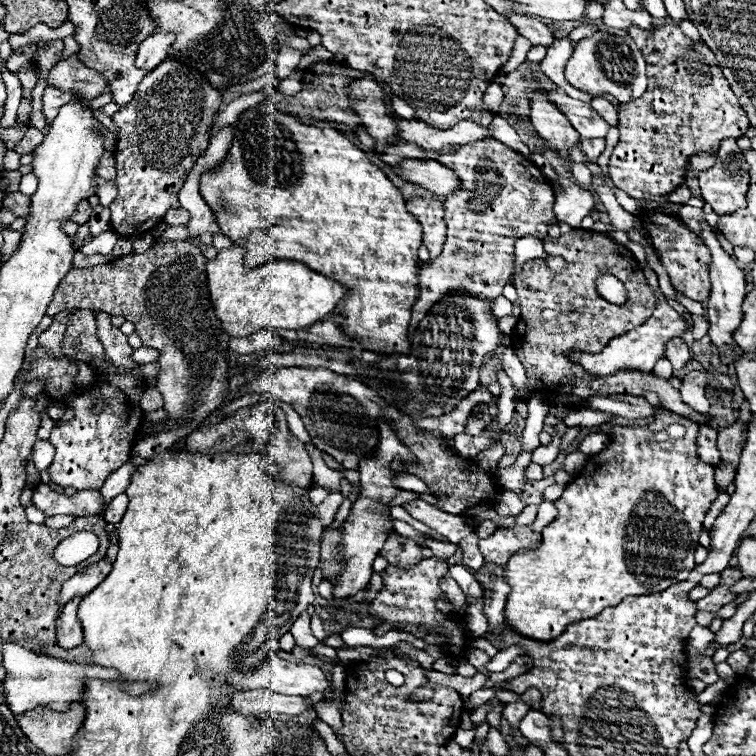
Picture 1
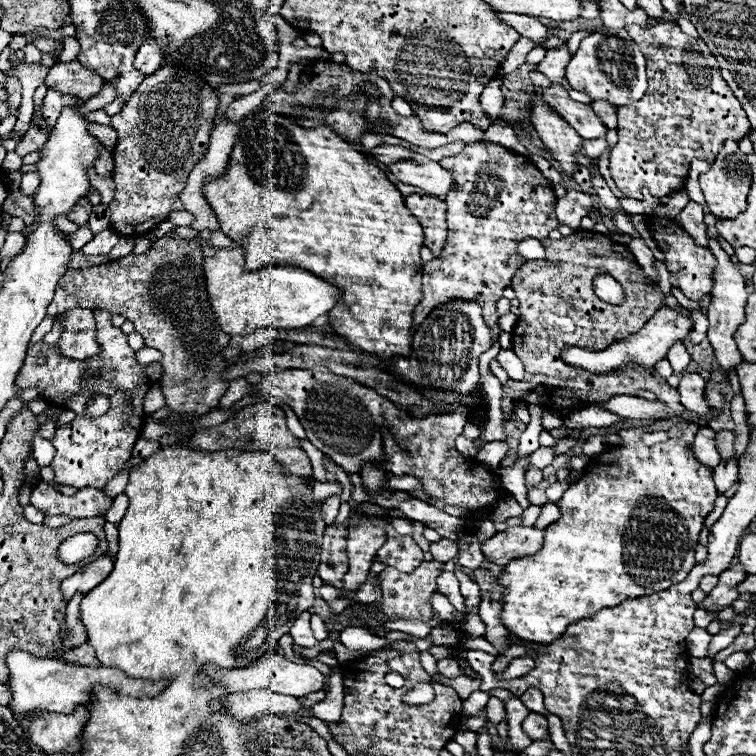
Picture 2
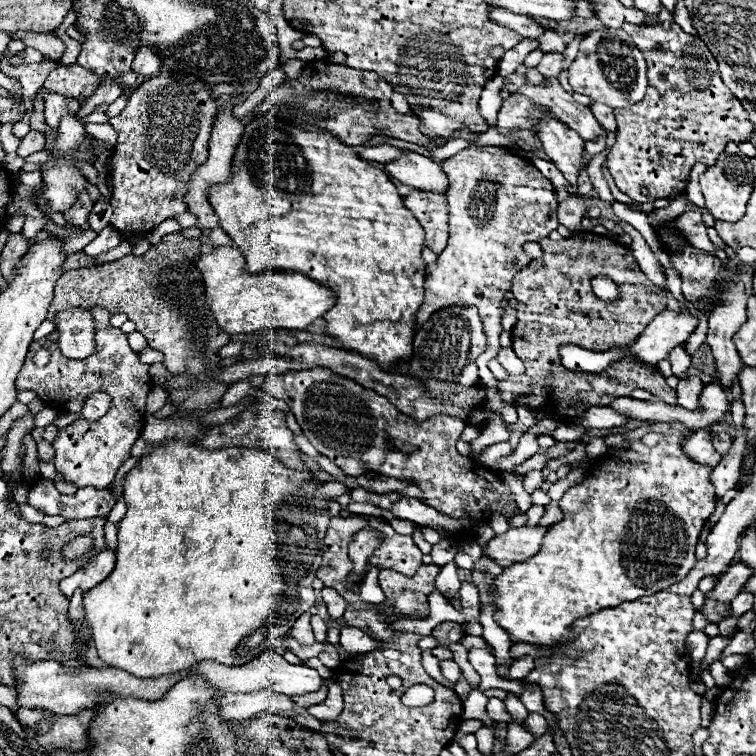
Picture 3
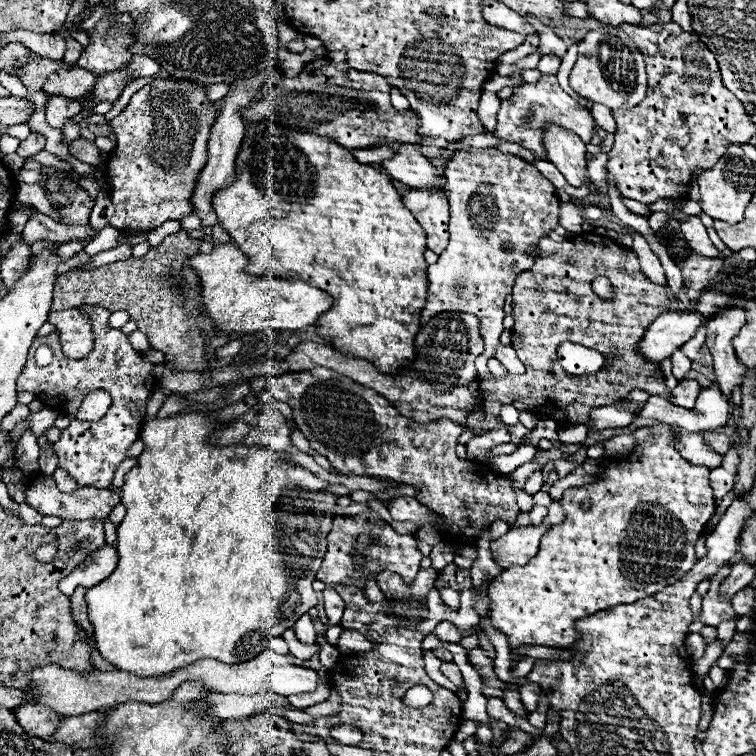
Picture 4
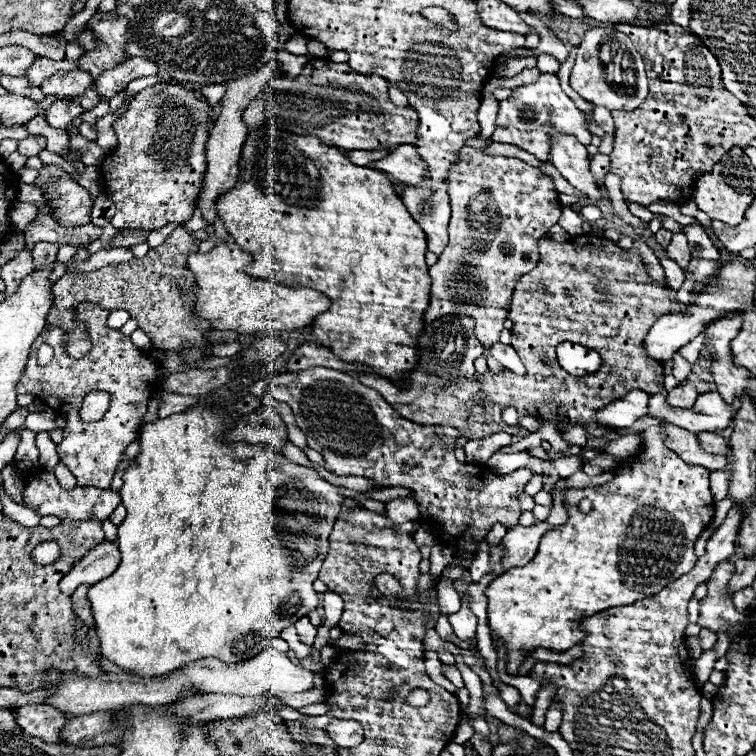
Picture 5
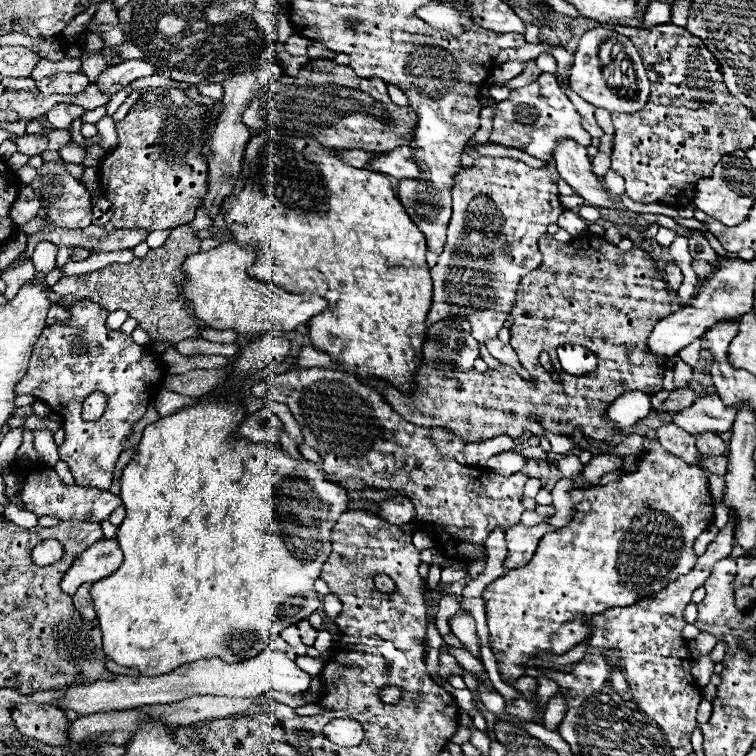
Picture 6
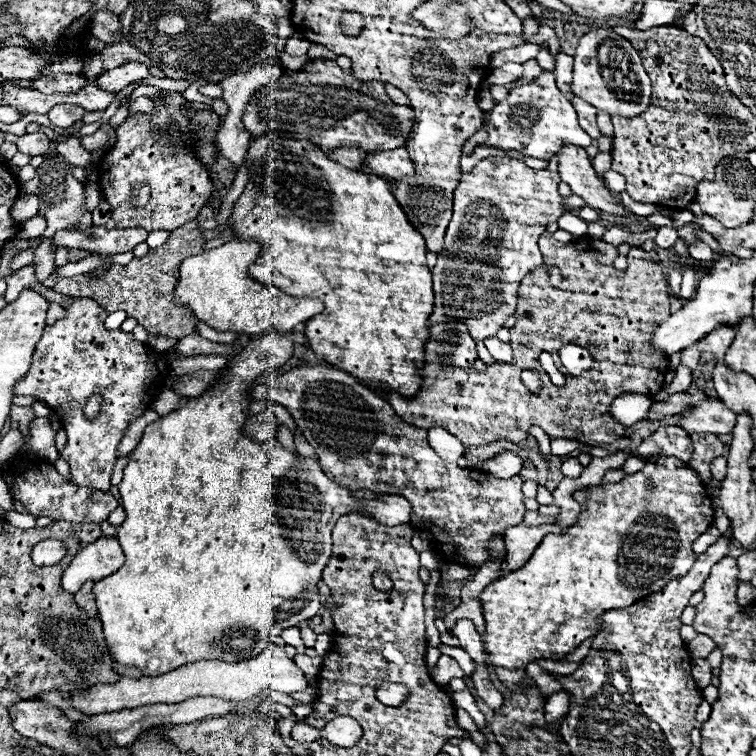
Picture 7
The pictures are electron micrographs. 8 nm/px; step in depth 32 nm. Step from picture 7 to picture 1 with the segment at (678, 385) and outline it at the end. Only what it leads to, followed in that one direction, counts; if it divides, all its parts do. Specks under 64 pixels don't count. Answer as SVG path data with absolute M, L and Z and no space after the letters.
M674 338L668 348L666 348L666 358L672 362L674 370L682 370L688 360L690 360L690 352L688 352L688 346L684 344L682 338Z

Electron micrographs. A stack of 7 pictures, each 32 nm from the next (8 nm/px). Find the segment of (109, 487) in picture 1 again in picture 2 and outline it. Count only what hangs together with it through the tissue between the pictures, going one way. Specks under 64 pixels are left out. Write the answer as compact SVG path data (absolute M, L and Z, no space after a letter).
M128 470L116 474L116 476L114 476L106 486L104 486L104 492L106 492L108 496L118 496L118 494L124 492L126 484L128 484Z

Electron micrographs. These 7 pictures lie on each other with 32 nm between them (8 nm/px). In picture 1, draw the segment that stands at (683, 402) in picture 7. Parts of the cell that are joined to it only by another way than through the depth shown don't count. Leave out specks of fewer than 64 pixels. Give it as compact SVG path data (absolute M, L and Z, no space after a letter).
M690 372L682 378L682 402L700 414L704 414L704 390L708 378L712 378L712 372Z

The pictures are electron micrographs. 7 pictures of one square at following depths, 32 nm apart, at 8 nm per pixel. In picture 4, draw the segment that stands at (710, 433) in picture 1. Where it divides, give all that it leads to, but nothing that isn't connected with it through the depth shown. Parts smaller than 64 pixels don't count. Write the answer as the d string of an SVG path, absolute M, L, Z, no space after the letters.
M682 428L674 430L674 448L690 462L698 466L706 466L710 470L722 466L722 456L716 452L710 452L708 446L702 442L702 434L698 432L686 432Z

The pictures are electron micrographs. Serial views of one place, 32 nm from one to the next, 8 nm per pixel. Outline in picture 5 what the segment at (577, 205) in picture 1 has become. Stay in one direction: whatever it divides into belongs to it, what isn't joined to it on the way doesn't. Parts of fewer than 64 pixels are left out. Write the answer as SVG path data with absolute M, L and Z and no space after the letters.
M562 208L562 216L558 220L558 224L570 234L570 236L580 236L584 232L582 224L584 224L584 218L572 210L572 208Z

